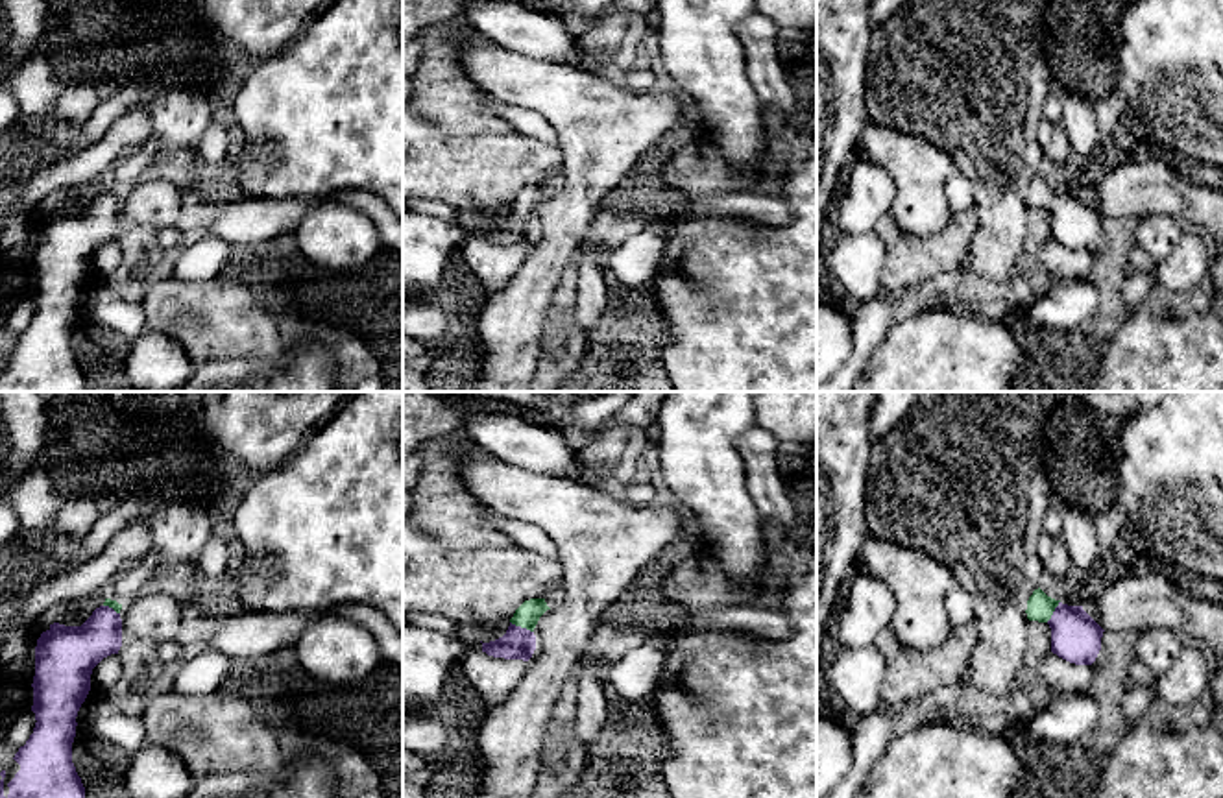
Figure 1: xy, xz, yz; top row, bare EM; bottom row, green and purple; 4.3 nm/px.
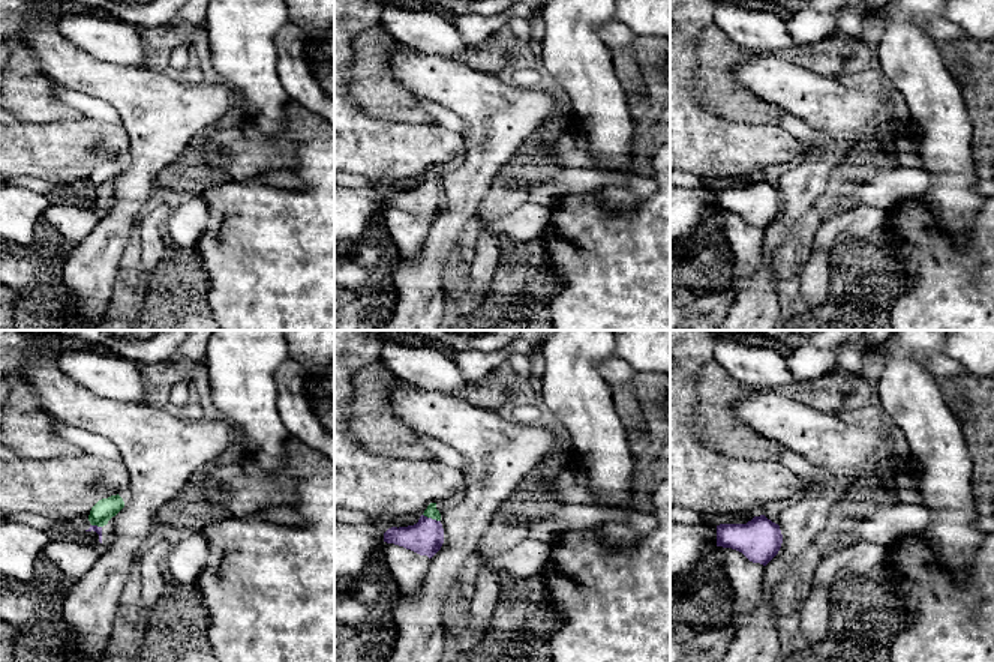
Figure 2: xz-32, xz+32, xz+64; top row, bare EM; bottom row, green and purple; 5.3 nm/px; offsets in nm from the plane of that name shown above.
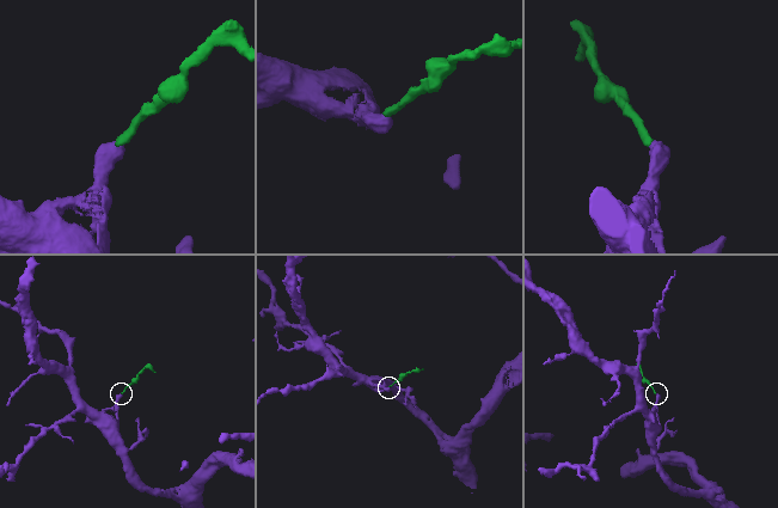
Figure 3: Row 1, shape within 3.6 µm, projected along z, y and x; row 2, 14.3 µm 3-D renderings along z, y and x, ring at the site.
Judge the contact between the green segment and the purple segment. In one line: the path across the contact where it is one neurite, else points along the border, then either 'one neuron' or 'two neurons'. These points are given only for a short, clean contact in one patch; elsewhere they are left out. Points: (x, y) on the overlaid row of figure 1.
runs through xz (527, 616), (521, 627), (518, 643); one neuron

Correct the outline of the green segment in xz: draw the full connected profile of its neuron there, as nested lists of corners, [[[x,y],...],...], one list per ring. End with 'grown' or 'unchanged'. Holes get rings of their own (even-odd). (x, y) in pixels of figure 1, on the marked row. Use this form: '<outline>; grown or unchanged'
[[[545,598],[525,600],[510,619],[506,634],[495,641],[482,643],[482,652],[493,658],[528,661],[536,650],[534,628],[547,610],[551,608]]]; grown

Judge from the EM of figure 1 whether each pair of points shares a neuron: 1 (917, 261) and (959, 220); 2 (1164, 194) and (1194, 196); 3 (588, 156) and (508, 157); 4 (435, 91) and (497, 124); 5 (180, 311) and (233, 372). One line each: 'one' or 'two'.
1: one
2: one
3: two
4: one
5: two

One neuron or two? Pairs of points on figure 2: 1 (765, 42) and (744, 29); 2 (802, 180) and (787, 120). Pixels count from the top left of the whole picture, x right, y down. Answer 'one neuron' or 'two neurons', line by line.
1: one neuron
2: two neurons

